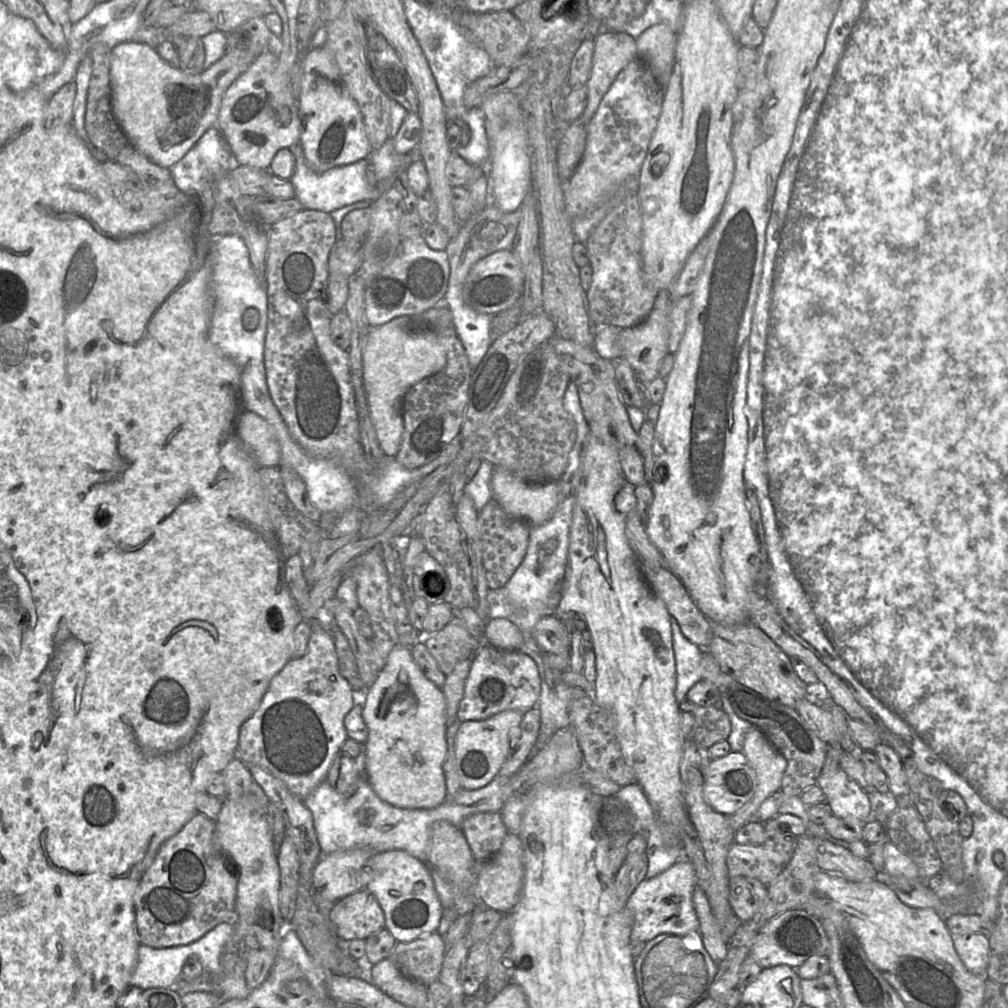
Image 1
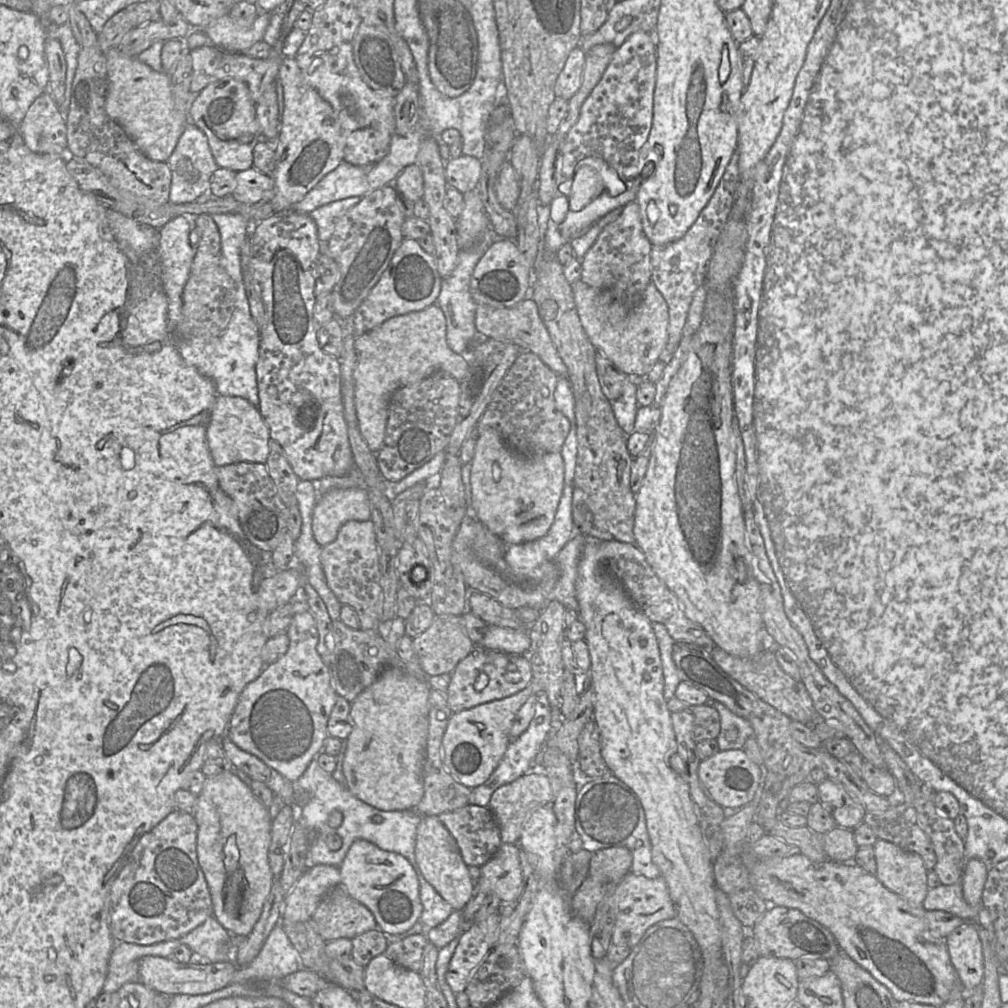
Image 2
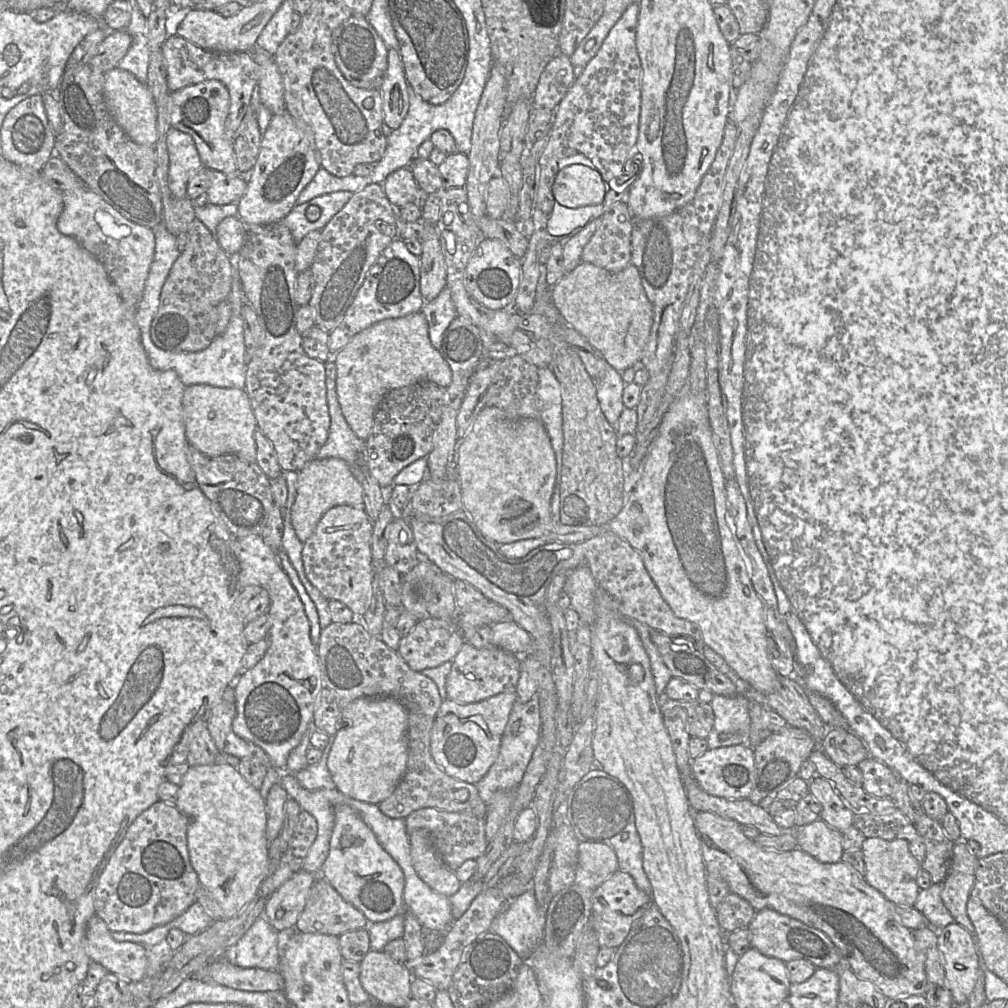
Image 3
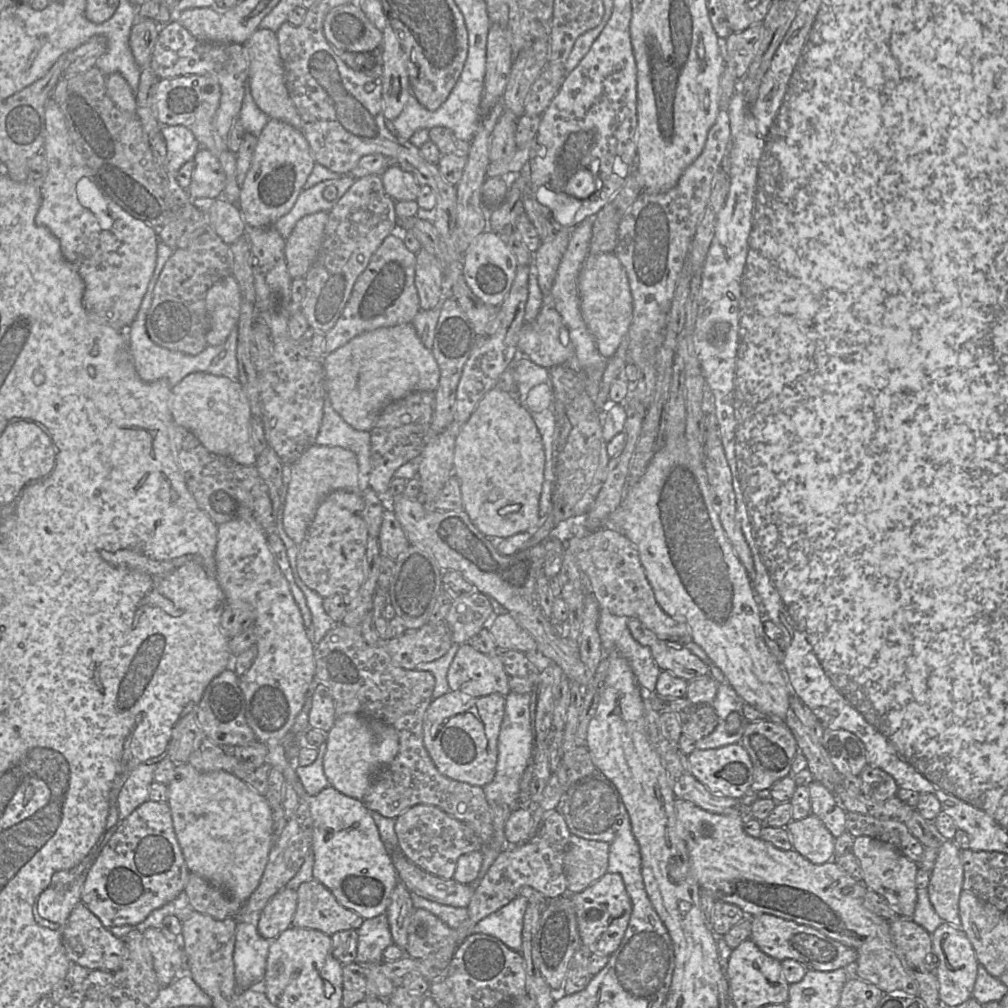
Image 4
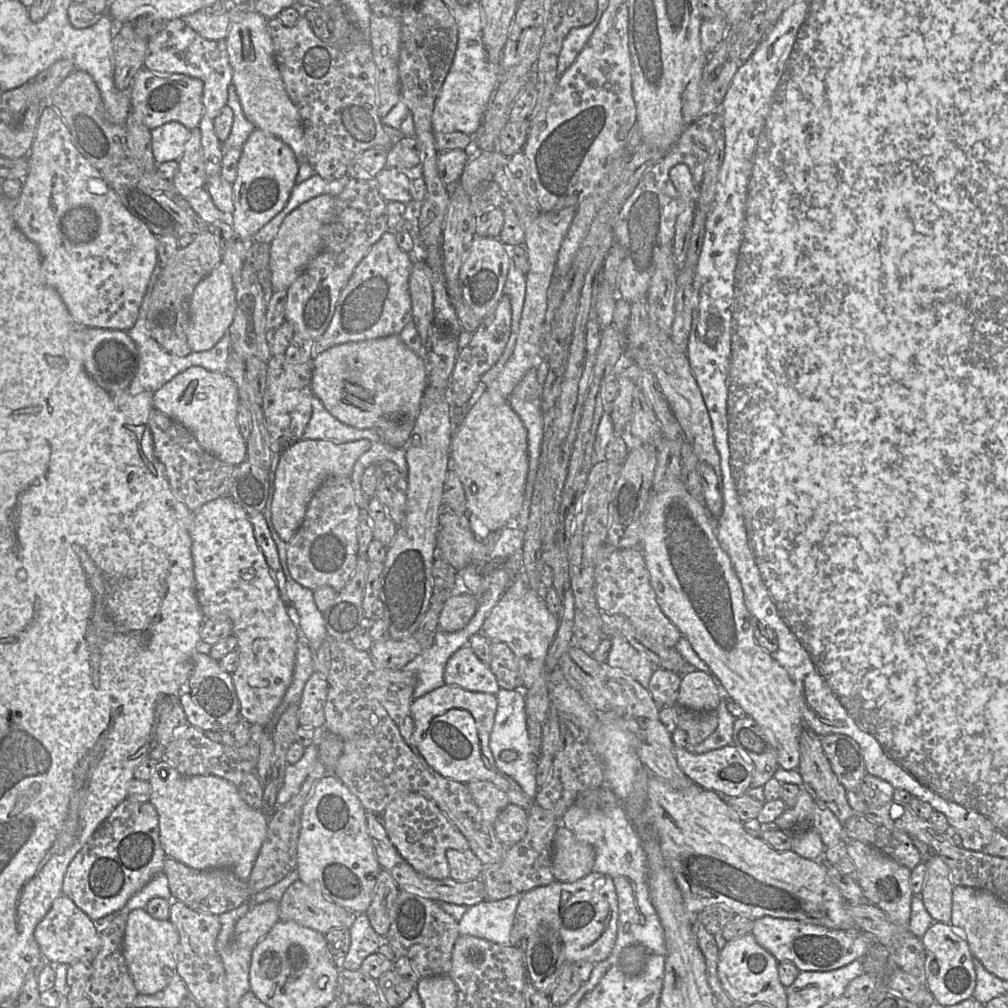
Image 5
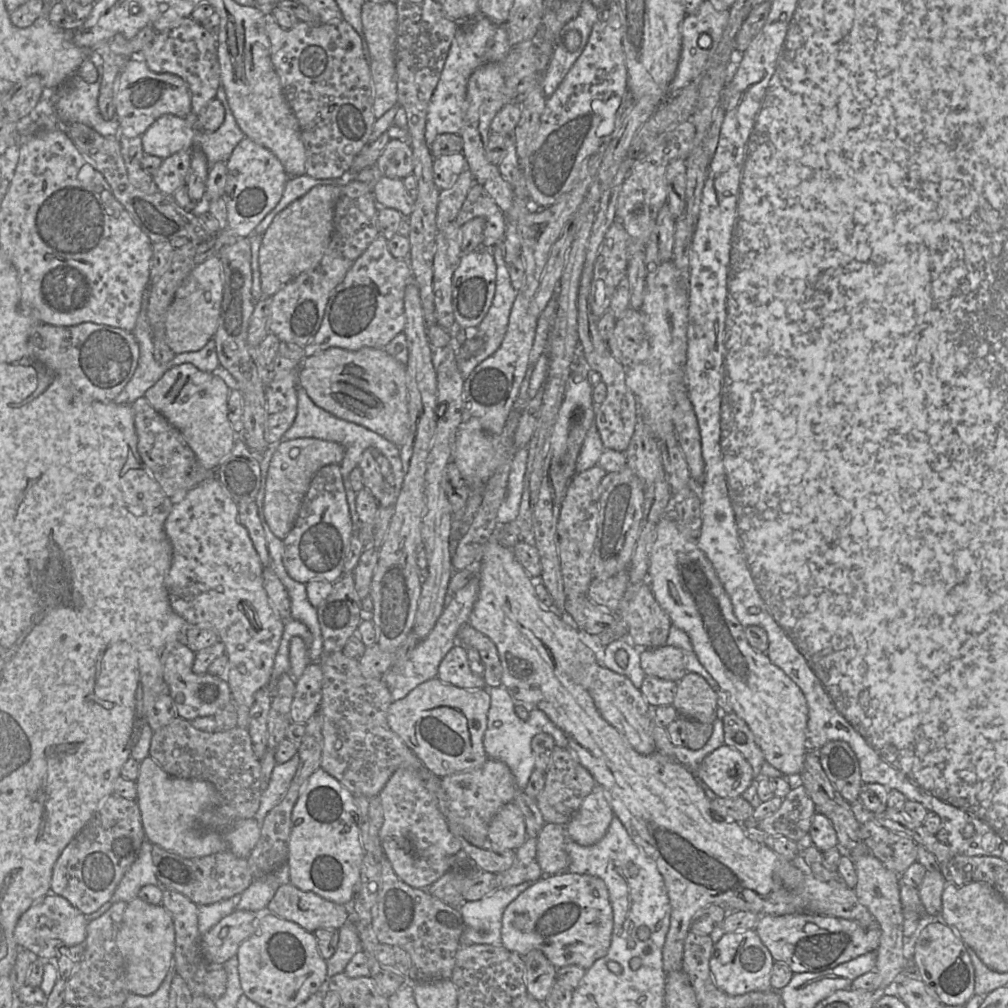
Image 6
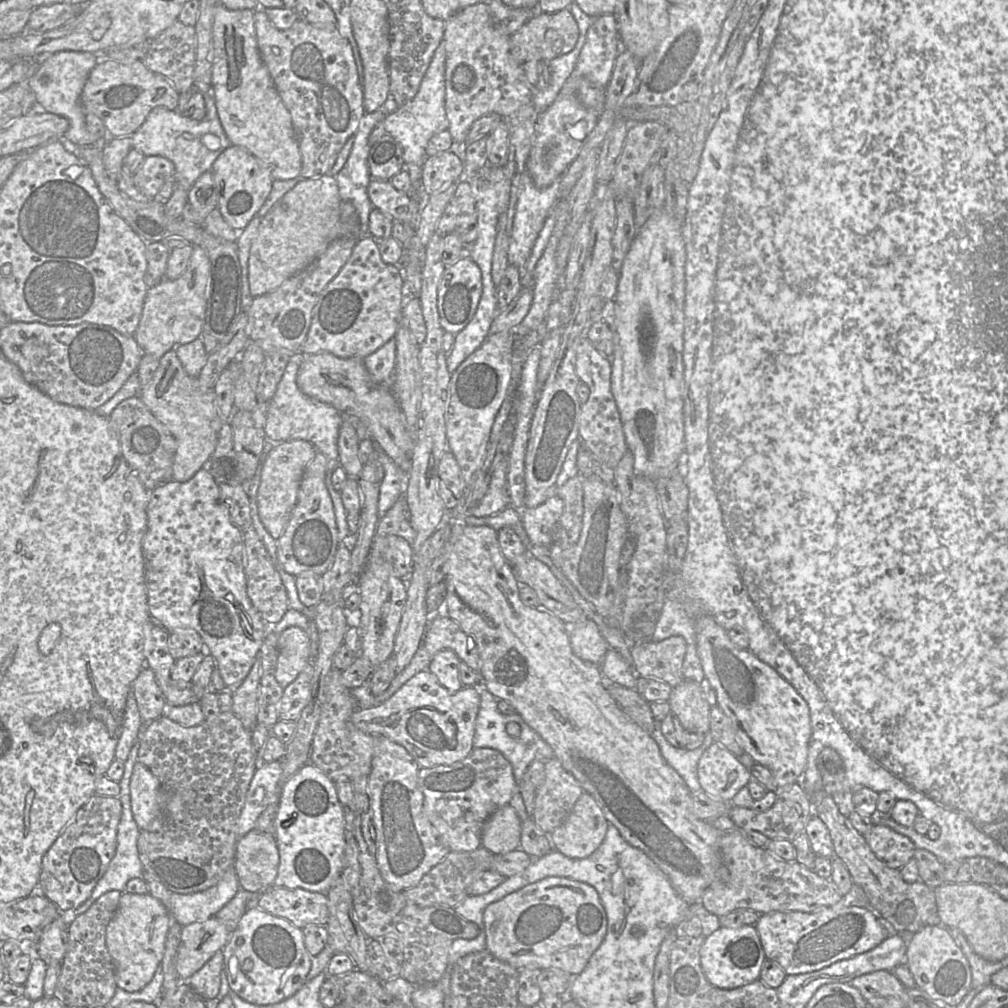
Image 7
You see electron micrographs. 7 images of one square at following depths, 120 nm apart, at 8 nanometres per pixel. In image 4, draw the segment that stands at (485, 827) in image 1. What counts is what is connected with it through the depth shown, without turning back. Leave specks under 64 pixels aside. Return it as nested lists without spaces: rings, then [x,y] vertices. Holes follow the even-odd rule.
[[[419,804],[395,819],[399,849],[405,857],[424,871],[453,879],[457,860],[463,854],[482,851],[483,844],[472,828],[434,805]]]

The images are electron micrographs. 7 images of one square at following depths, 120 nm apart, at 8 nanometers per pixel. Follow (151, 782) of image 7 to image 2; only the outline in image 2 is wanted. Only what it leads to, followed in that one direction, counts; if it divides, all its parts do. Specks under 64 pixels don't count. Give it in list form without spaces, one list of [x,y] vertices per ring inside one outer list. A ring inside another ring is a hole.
[[[225,771],[206,776],[192,816],[197,823],[197,858],[210,891],[213,916],[231,934],[247,937],[260,917],[273,882],[268,859],[269,811],[233,771]]]

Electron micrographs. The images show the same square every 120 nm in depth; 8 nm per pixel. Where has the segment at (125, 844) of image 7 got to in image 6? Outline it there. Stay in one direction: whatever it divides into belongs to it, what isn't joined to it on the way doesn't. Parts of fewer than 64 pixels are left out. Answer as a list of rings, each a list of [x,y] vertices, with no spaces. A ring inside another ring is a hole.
[[[146,839],[143,841],[137,859],[125,872],[109,902],[112,904],[120,901],[128,903],[137,897],[143,886],[159,885],[152,862],[152,845]]]

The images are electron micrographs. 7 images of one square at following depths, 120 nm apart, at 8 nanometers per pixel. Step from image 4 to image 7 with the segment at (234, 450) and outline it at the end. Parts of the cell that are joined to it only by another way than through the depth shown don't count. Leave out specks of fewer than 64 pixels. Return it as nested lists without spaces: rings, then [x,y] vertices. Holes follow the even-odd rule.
[[[175,350],[166,352],[159,359],[159,366],[151,381],[141,388],[140,399],[152,412],[152,414],[170,431],[177,442],[177,449],[173,464],[173,479],[178,482],[190,480],[200,469],[207,466],[213,454],[220,428],[223,423],[215,404],[215,393],[211,388],[204,388],[200,385],[197,377],[191,377],[184,370]]]

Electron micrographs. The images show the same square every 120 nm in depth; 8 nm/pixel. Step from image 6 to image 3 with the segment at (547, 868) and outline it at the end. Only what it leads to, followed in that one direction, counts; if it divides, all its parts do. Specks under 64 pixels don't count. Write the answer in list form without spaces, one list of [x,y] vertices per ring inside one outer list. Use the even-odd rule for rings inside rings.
[[[580,842],[574,884],[596,890],[618,871],[618,858],[612,847],[604,843]]]

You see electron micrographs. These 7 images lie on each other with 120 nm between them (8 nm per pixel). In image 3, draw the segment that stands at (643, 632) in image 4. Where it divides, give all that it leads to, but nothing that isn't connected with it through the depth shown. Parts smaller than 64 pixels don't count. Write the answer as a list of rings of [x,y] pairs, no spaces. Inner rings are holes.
[[[651,629],[650,637],[672,676],[690,683],[698,690],[706,690],[714,695],[734,696],[738,694],[736,685],[703,655],[702,645],[688,638],[668,636],[656,629]]]

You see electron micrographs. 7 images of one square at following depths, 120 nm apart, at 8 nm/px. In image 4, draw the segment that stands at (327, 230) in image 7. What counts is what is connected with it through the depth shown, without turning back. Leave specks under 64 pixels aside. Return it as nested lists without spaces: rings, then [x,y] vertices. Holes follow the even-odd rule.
[[[328,212],[302,217],[286,239],[285,258],[292,279],[304,277],[314,263],[324,235]]]

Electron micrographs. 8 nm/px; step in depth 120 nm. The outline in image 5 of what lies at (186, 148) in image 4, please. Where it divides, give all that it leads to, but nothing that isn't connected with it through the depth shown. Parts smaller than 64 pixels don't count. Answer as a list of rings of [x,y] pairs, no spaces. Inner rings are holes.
[[[176,121],[167,122],[151,130],[152,152],[155,161],[158,164],[178,161],[183,155],[190,136],[190,130]]]

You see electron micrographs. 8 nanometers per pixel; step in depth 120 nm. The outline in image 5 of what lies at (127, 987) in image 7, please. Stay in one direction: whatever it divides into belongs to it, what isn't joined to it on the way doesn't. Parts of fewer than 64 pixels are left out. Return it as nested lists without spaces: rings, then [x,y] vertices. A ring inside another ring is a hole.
[[[138,908],[129,912],[123,949],[129,972],[140,994],[156,994],[170,983],[177,972],[179,944],[179,933],[170,919],[155,919],[146,908]]]

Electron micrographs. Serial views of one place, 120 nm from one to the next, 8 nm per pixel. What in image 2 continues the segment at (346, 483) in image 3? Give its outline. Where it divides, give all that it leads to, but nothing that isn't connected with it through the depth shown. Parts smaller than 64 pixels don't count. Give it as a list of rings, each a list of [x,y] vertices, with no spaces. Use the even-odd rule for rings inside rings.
[[[365,486],[332,488],[319,492],[313,508],[312,531],[320,546],[323,547],[334,541],[340,527],[350,520],[371,520]]]

